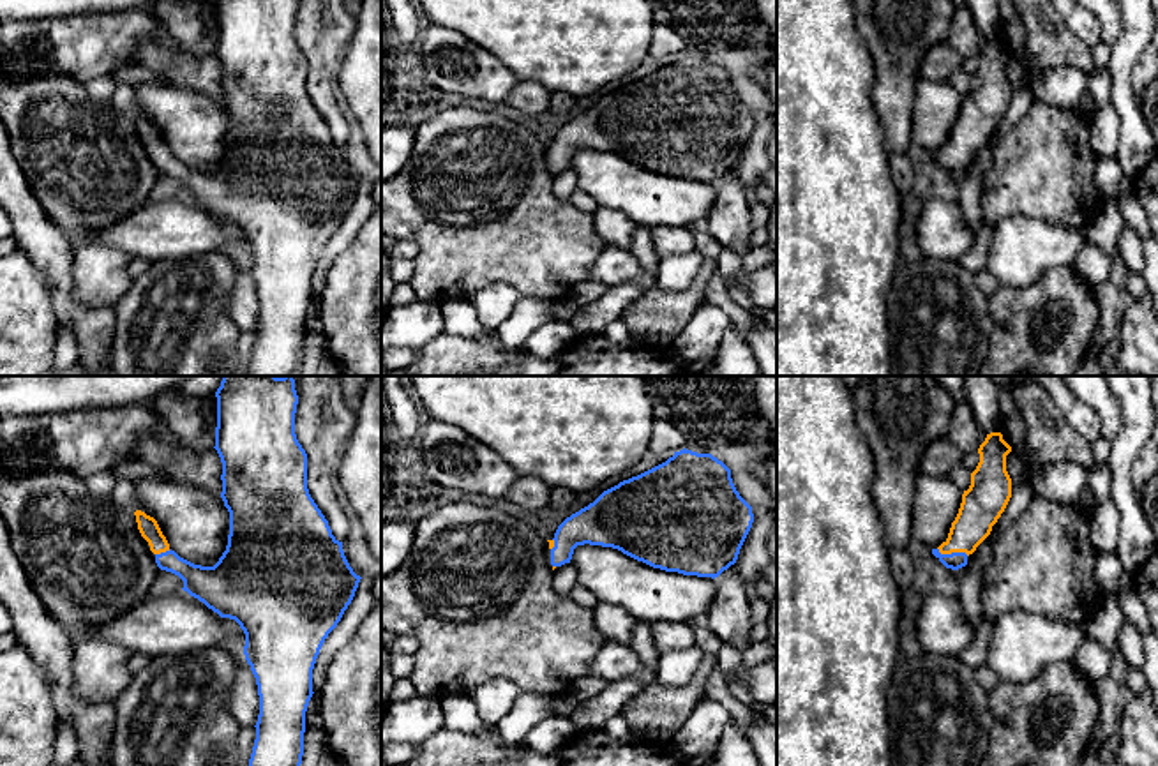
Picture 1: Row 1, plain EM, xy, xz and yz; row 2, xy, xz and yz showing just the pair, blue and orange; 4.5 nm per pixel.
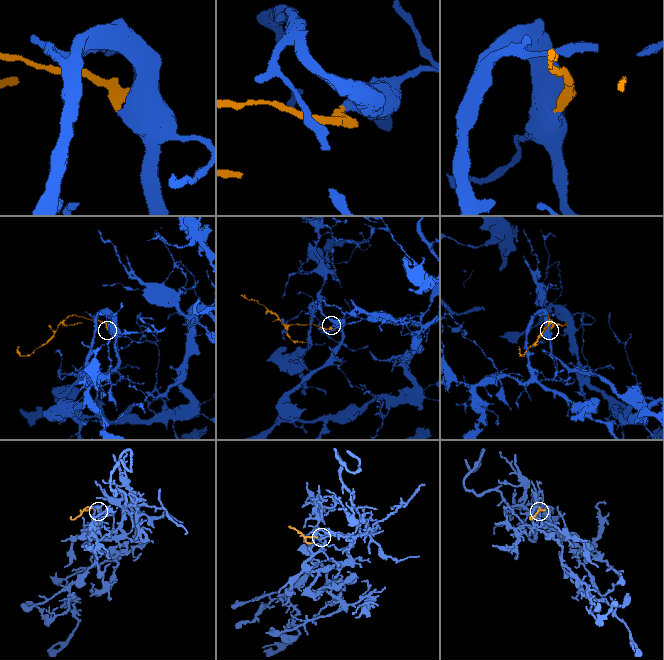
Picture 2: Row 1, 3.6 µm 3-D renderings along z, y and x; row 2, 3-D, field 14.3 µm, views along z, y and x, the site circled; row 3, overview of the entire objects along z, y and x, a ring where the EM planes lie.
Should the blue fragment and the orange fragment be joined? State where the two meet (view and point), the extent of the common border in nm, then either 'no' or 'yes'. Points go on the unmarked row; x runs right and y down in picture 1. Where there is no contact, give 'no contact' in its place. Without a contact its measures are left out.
yz (952, 157) | 150 nm | yes

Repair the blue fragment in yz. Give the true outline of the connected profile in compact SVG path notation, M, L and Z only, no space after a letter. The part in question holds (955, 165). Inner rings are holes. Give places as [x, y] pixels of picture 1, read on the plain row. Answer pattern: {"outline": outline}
{"outline": "M1001 37L987 39L980 49L980 67L971 78L971 90L951 127L948 143L932 154L932 159L951 175L967 169L967 161L990 139L1011 102L1011 83L1006 76L1006 60L1011 51Z"}

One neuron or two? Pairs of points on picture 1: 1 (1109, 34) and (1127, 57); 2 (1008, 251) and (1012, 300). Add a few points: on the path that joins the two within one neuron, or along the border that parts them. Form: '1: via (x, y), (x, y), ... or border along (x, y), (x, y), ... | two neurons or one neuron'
1: border along (1121, 18), (1121, 34), (1109, 45) | two neurons
2: border along (1047, 269), (1028, 285), (1000, 286) | two neurons

